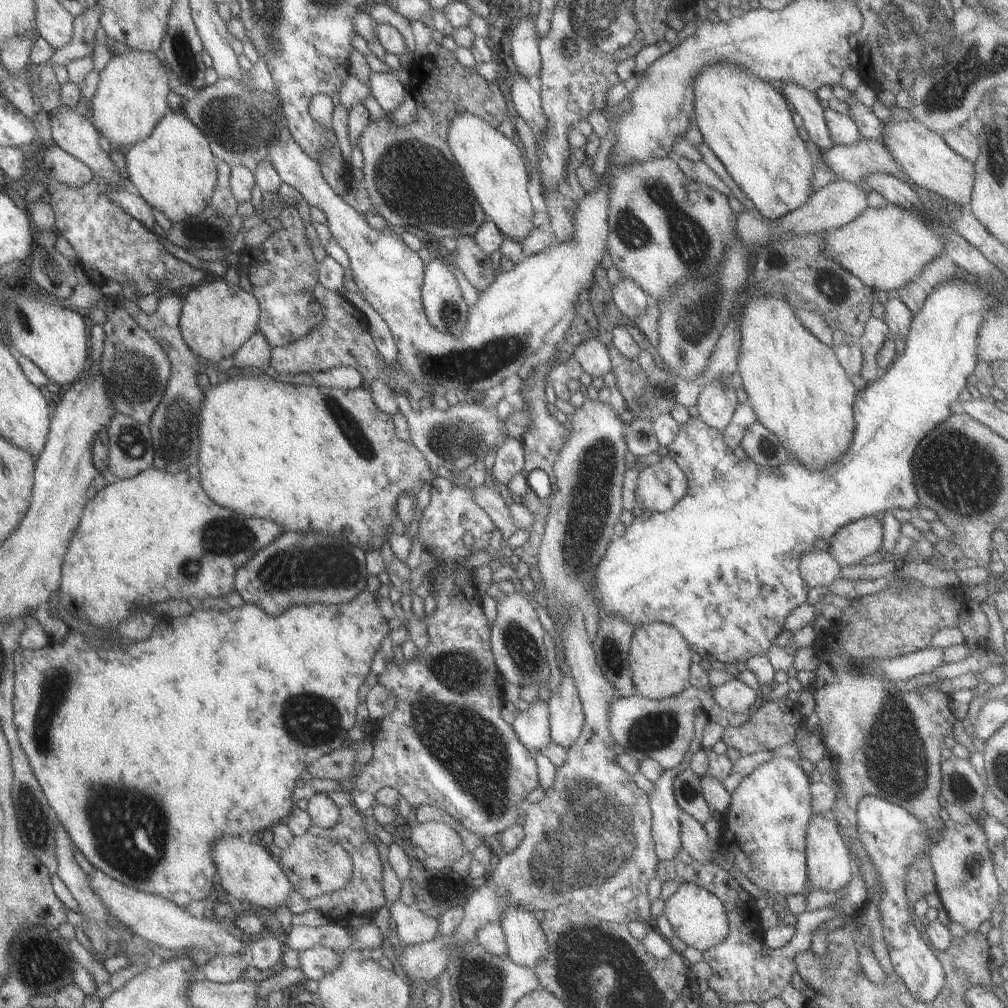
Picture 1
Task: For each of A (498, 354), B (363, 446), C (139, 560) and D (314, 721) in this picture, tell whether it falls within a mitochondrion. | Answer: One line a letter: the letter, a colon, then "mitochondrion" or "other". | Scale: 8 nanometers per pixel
A: mitochondrion
B: mitochondrion
C: other
D: mitochondrion

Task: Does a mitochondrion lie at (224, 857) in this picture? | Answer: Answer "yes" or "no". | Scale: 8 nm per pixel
no

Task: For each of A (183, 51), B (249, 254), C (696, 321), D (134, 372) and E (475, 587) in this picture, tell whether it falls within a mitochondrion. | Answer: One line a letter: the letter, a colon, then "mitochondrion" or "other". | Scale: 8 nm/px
A: mitochondrion
B: other
C: mitochondrion
D: mitochondrion
E: other

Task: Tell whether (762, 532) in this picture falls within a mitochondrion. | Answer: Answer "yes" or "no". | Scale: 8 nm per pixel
no

